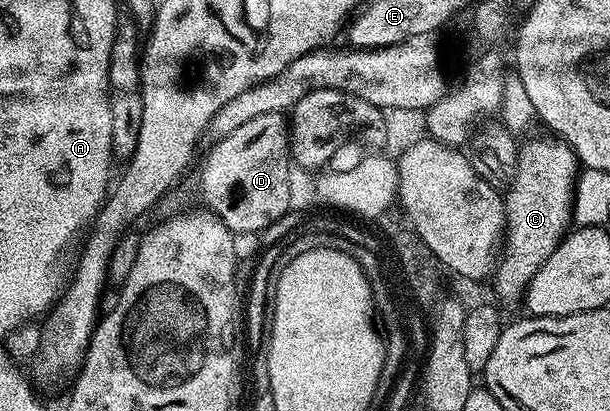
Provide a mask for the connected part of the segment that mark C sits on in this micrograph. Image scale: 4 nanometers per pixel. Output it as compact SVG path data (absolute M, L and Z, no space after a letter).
M542 133L539 139L530 139L523 142L518 149L518 164L516 165L516 177L510 184L504 195L506 204L506 230L504 232L504 242L500 247L500 258L494 268L492 284L494 291L506 303L514 303L523 298L526 293L526 286L536 269L552 257L556 245L560 242L566 232L572 227L572 213L574 207L574 188L580 172L578 158L574 156L574 151L553 133Z

